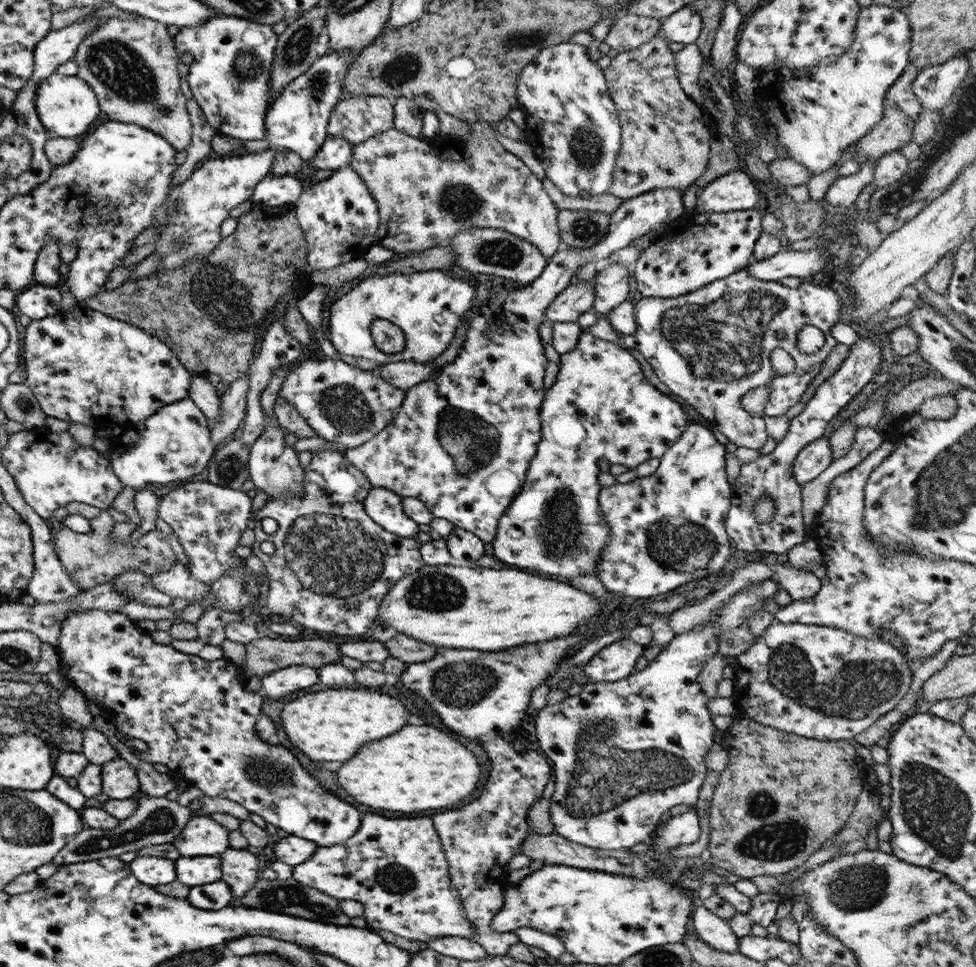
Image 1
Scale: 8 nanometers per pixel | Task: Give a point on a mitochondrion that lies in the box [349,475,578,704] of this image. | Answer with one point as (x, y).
(431, 592)

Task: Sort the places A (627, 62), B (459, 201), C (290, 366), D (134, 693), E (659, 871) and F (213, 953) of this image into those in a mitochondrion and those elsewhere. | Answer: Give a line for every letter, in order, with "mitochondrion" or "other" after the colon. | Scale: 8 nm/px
A: other
B: mitochondrion
C: other
D: other
E: other
F: other

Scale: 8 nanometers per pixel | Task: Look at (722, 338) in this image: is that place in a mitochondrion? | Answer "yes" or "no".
yes

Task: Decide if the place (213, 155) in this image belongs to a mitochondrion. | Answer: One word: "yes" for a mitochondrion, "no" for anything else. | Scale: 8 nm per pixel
no

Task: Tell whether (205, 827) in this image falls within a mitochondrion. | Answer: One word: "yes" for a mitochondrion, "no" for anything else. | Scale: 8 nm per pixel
no

